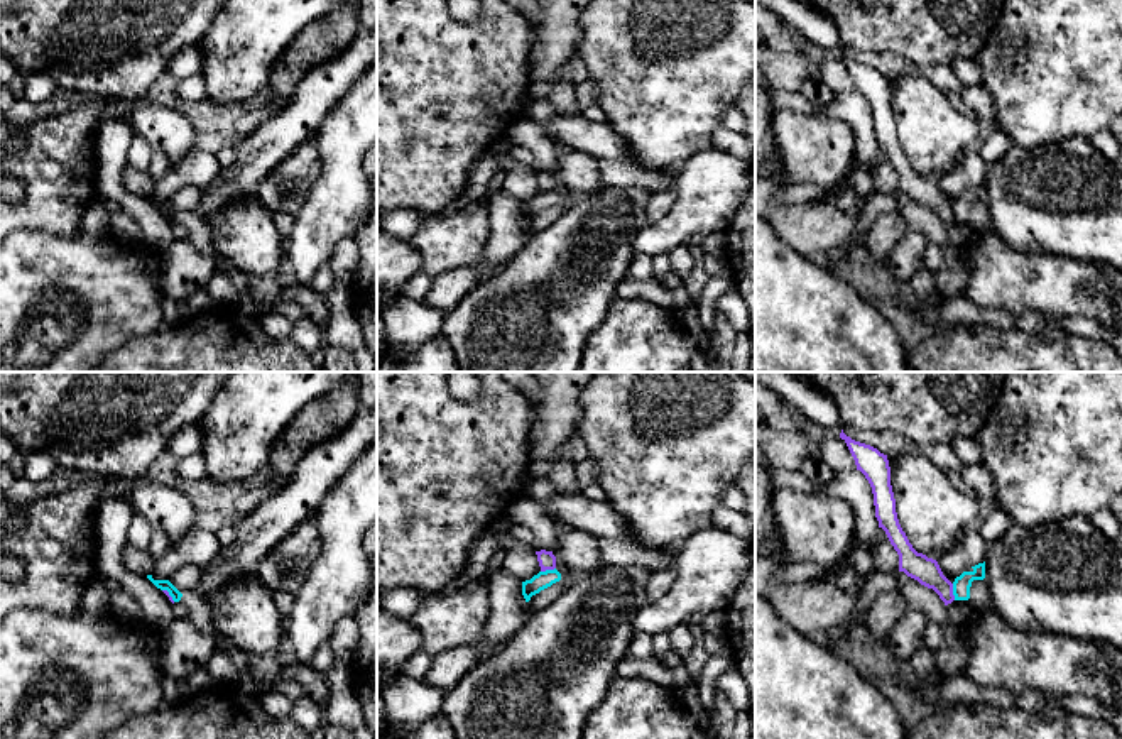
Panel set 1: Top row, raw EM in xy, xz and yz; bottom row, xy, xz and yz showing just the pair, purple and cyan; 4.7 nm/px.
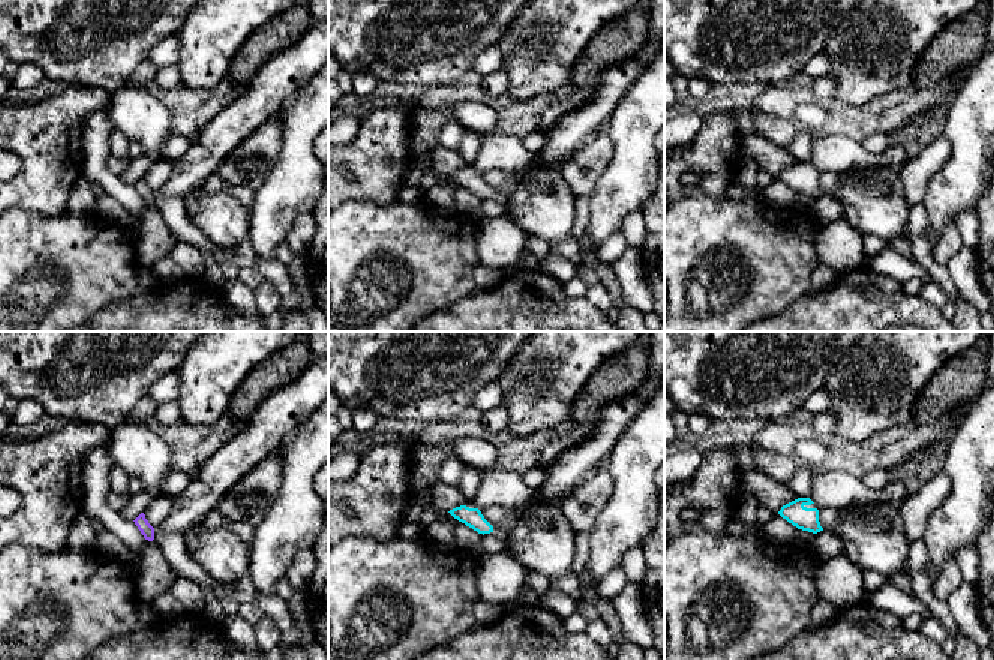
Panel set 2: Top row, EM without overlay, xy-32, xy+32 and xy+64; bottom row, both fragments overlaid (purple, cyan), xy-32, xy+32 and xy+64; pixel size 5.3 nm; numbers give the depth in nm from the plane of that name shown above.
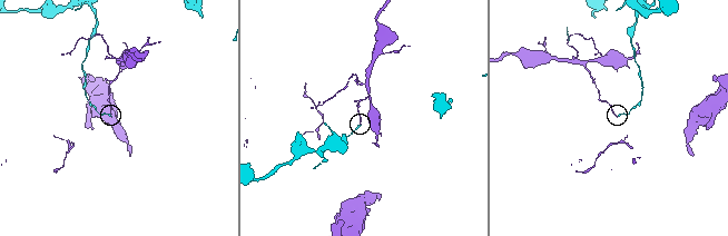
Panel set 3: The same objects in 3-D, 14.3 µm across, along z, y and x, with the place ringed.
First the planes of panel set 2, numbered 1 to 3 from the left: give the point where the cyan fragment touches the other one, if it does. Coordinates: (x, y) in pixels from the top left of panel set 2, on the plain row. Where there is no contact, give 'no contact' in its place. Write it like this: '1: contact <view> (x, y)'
1: no contact
2: no contact
3: no contact

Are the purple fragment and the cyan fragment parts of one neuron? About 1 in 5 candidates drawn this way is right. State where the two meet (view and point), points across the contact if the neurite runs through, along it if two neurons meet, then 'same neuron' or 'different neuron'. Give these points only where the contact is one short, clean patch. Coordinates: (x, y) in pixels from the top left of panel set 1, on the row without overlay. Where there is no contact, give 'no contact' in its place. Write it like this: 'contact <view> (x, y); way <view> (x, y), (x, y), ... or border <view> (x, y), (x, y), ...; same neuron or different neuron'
contact yz (952, 213); border yz (952, 205), (955, 220); different neuron

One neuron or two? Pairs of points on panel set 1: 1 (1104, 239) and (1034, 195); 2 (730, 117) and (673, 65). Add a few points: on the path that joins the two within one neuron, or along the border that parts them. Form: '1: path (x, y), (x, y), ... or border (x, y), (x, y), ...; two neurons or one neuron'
1: path (1087, 222), (1063, 198), (1051, 198); one neuron
2: border (735, 105), (727, 110), (720, 125); two neurons

